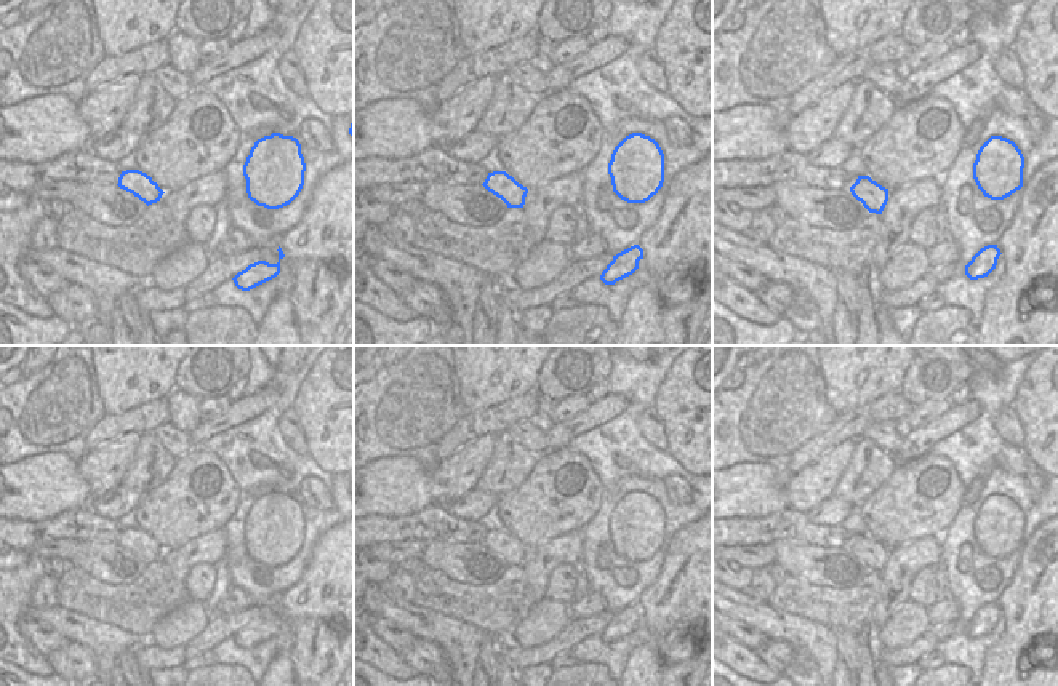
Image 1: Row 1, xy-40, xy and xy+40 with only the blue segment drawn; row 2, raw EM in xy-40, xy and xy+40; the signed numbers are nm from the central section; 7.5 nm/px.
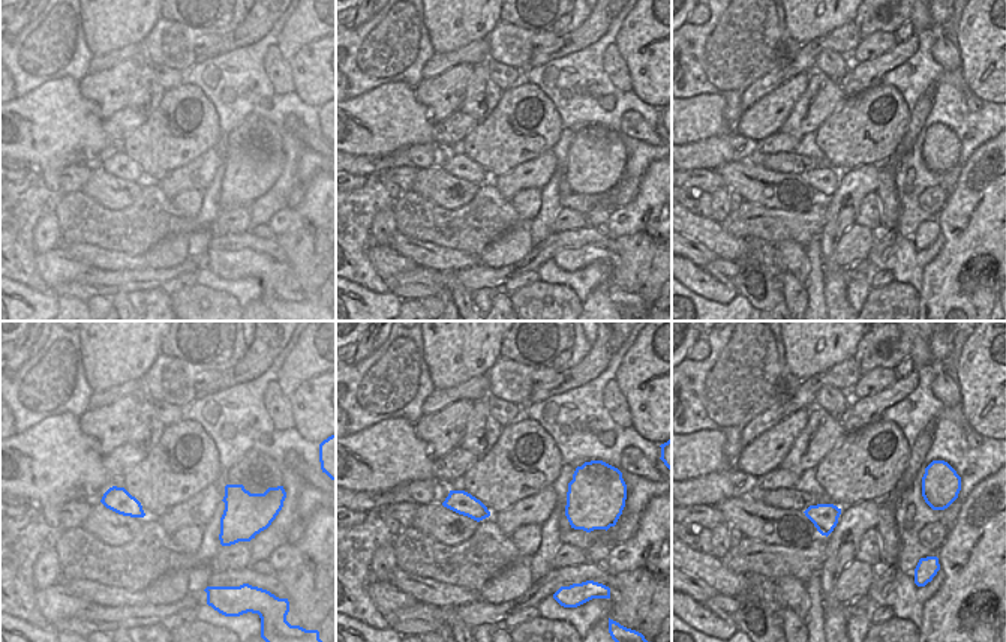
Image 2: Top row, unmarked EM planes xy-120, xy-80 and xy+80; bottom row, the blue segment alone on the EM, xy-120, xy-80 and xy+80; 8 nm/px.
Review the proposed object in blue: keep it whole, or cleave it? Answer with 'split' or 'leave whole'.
leave whole

